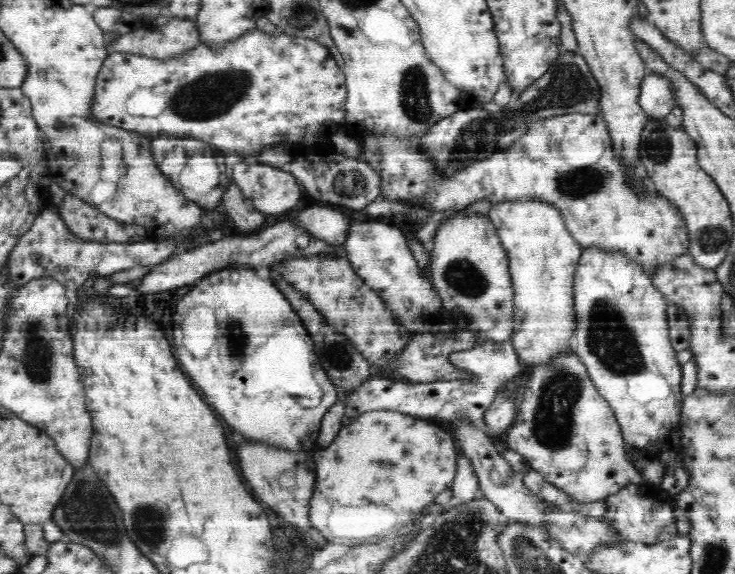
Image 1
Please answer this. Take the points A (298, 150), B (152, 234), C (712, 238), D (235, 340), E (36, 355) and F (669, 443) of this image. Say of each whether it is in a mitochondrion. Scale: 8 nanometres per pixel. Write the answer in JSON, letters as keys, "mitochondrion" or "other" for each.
{"A":"other","B":"other","C":"mitochondrion","D":"mitochondrion","E":"mitochondrion","F":"other"}

